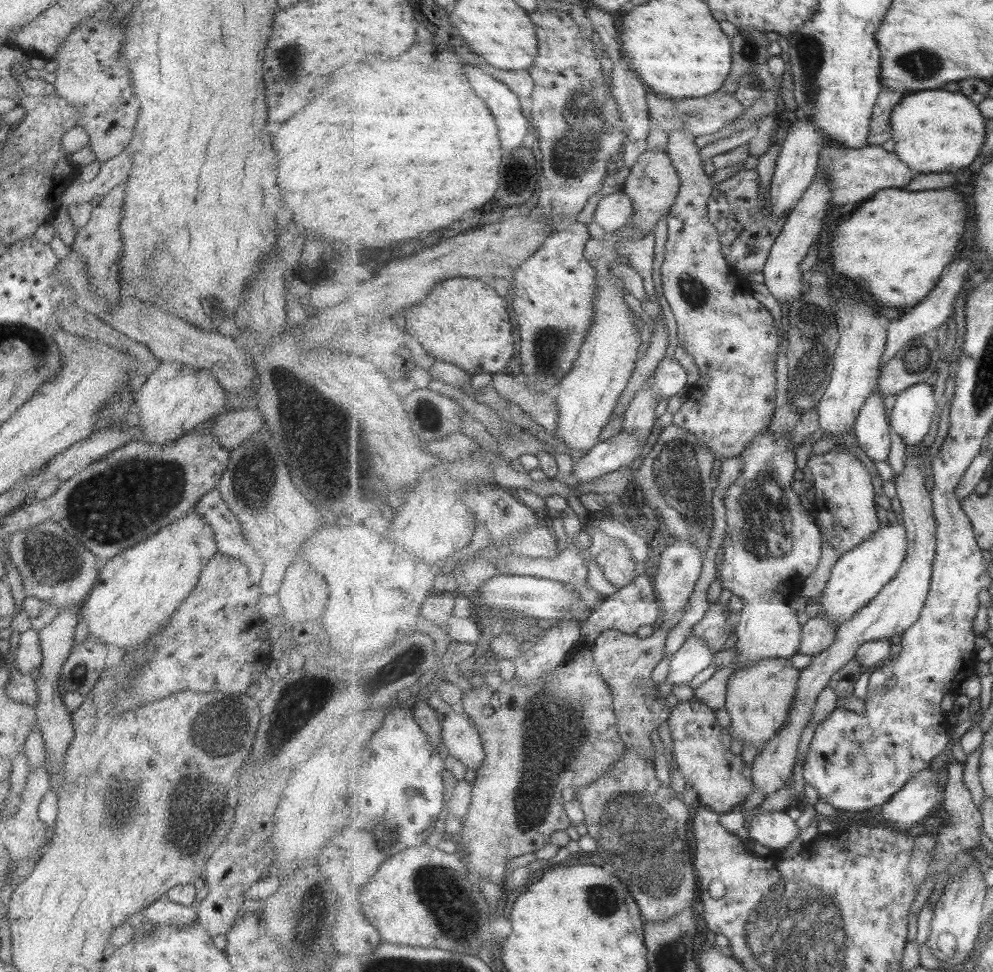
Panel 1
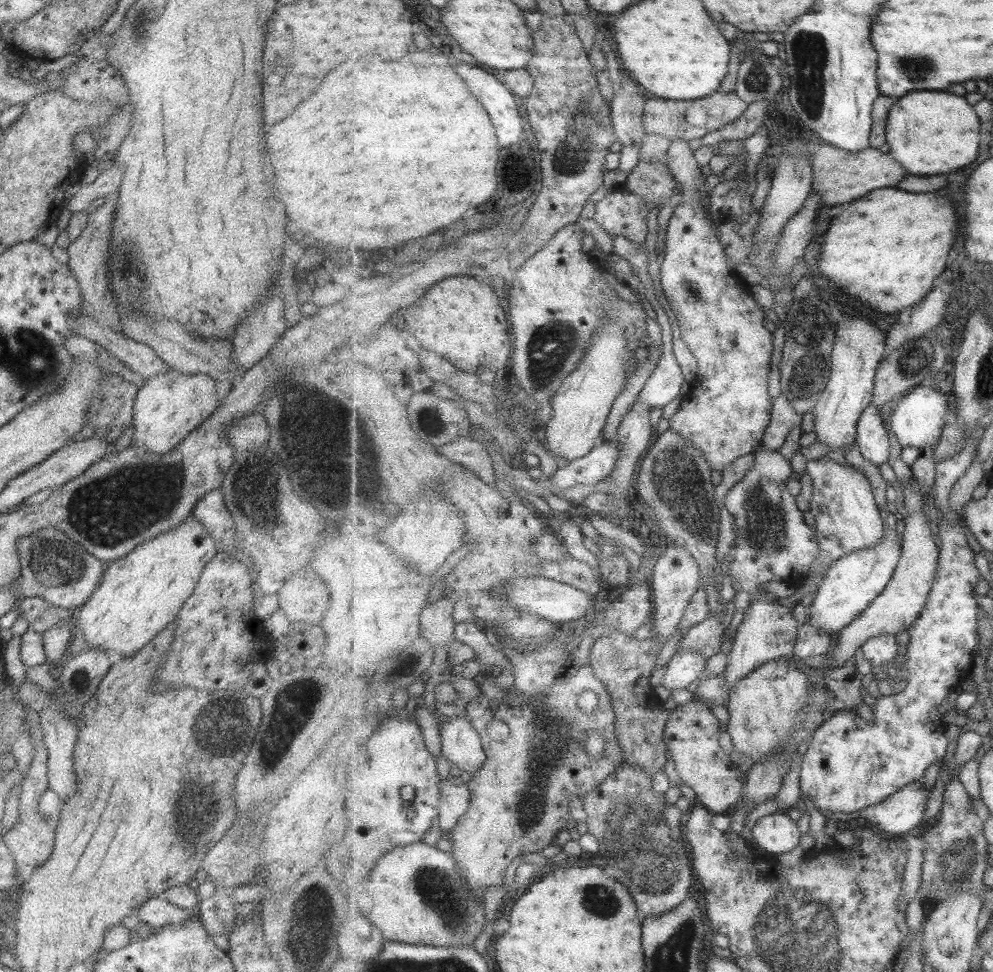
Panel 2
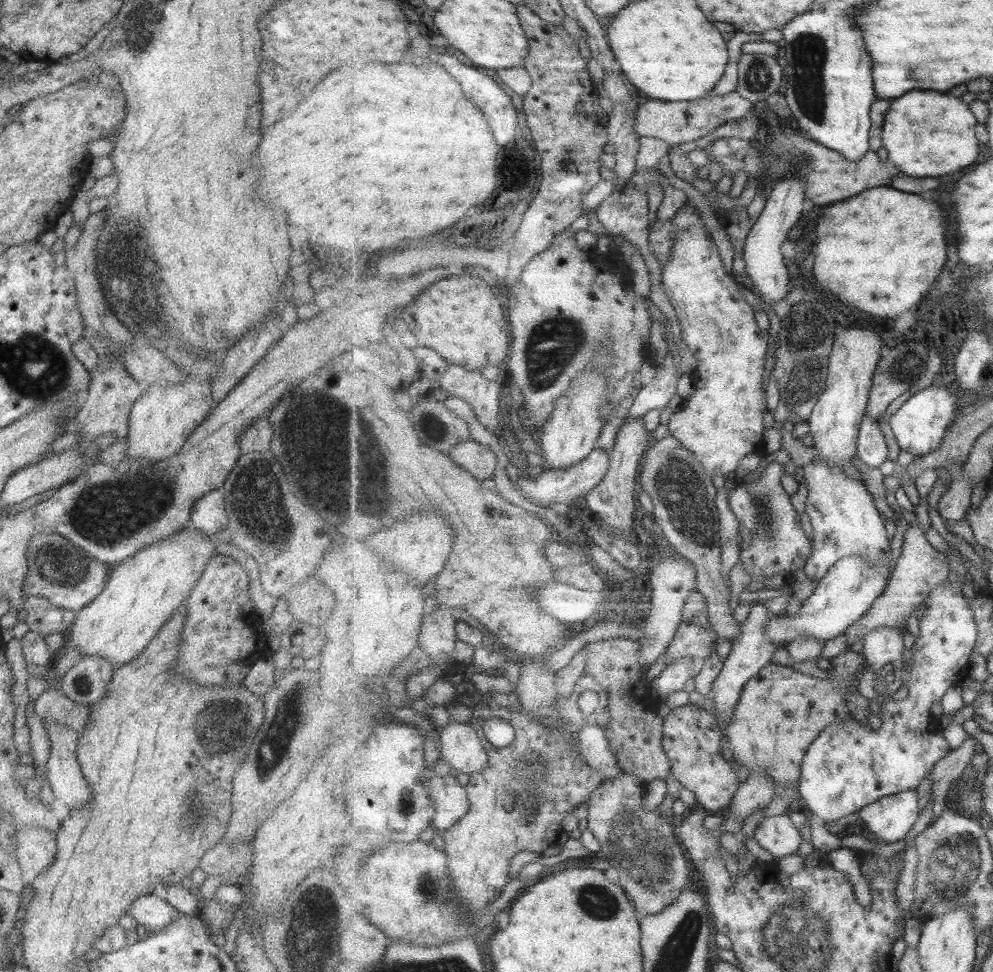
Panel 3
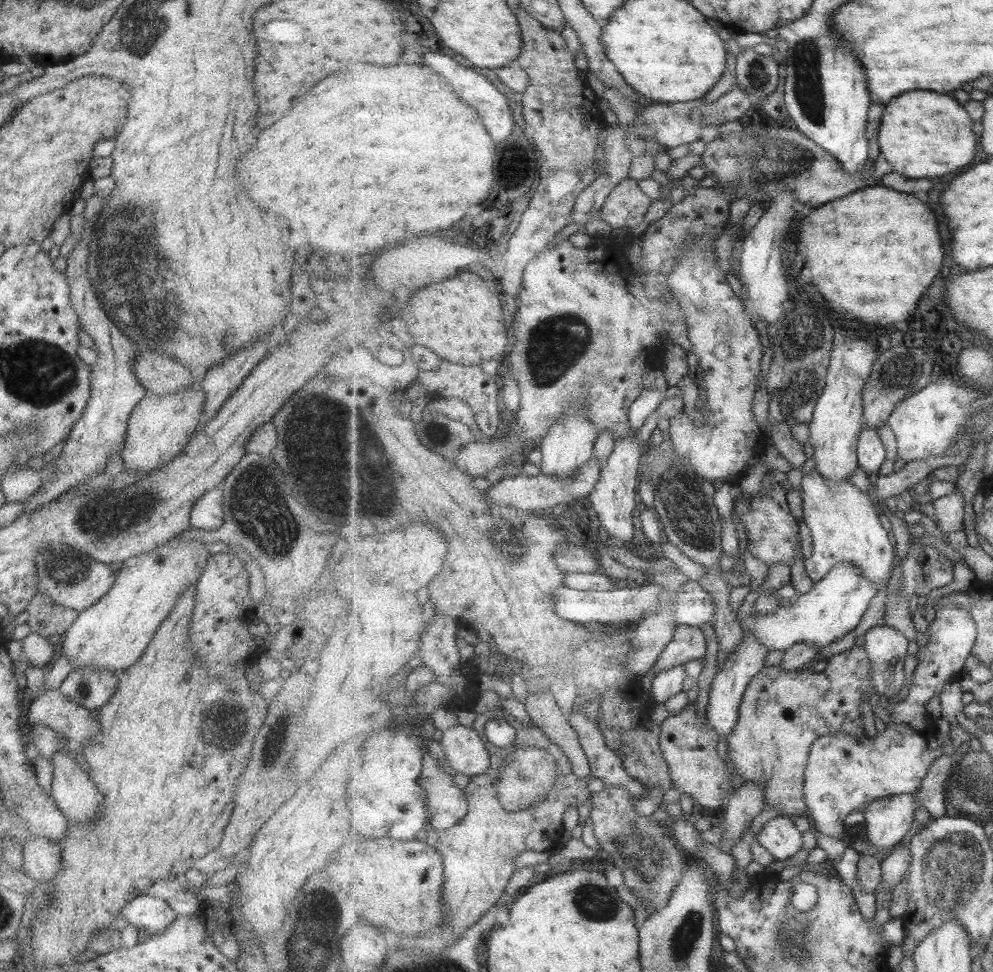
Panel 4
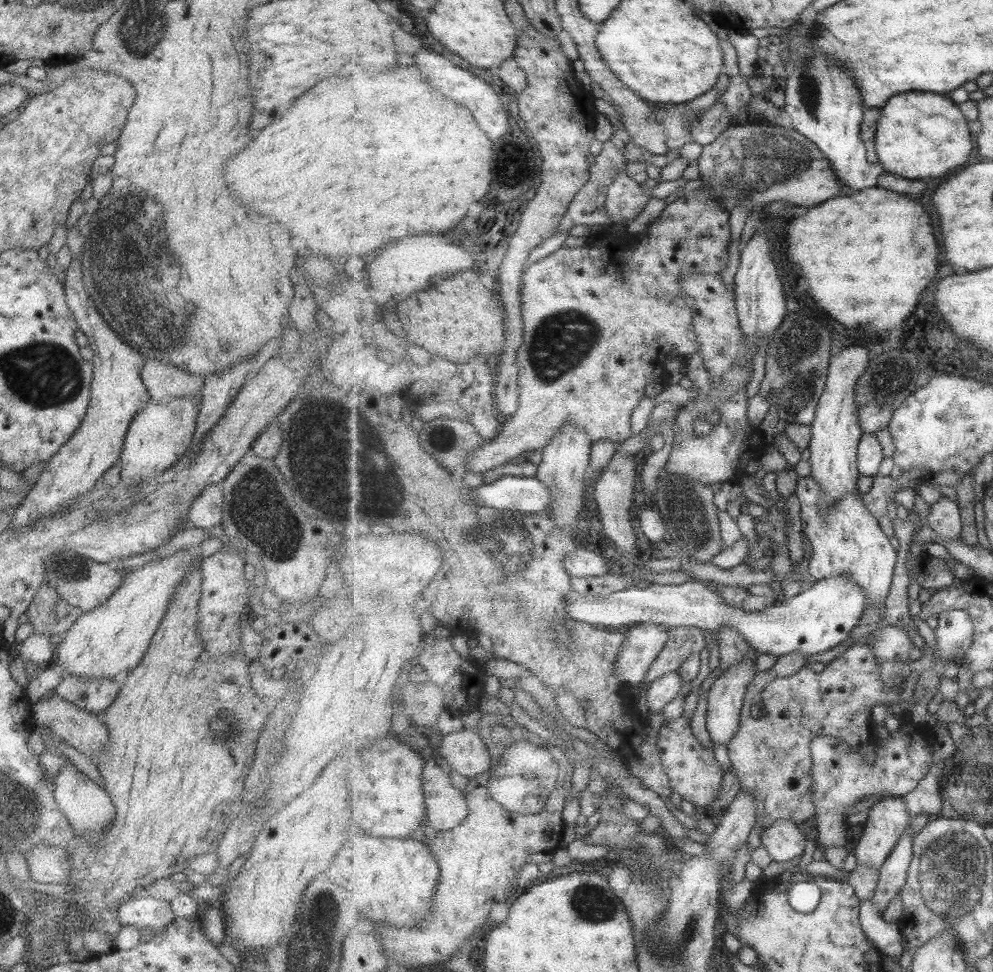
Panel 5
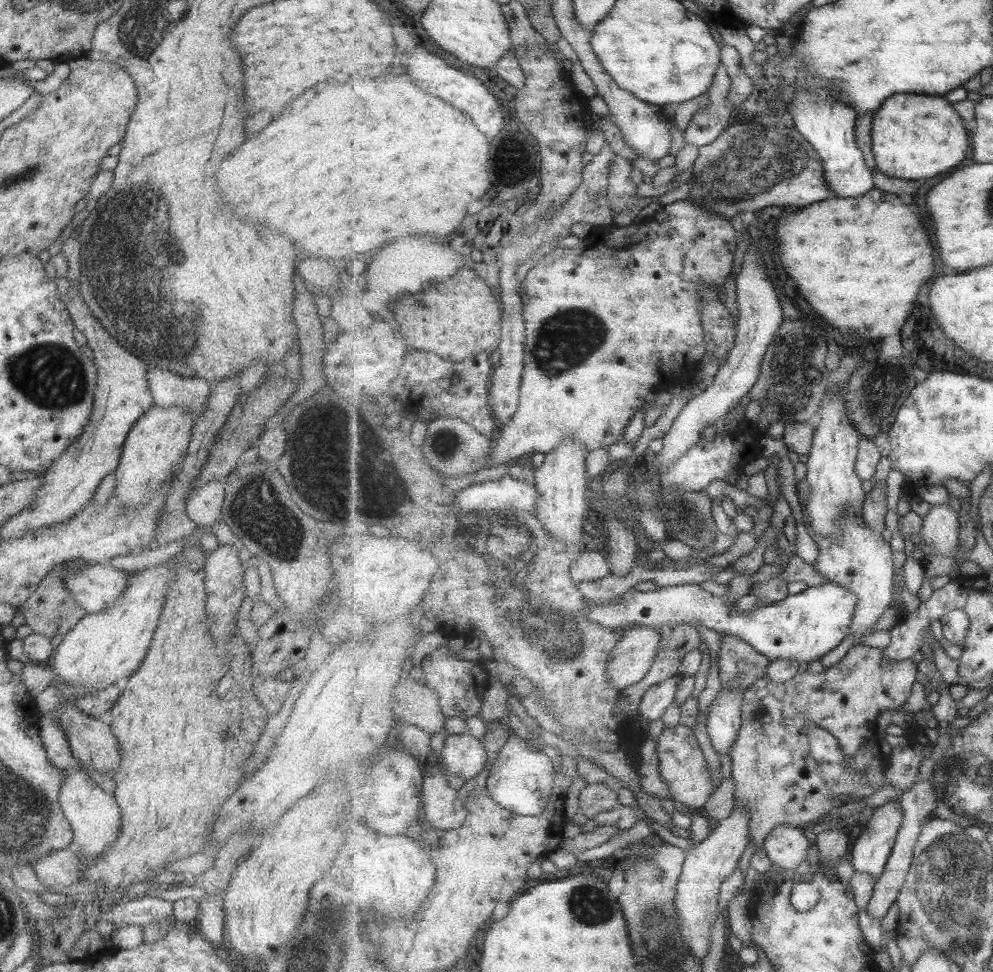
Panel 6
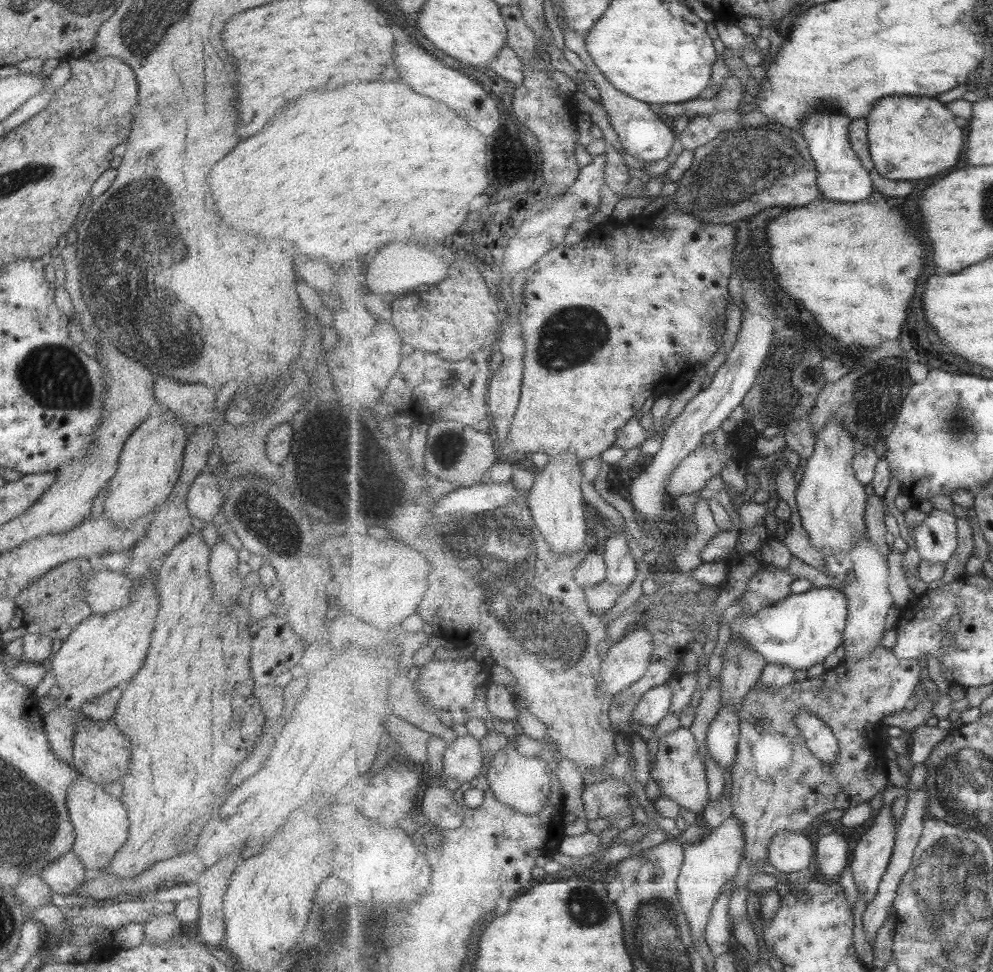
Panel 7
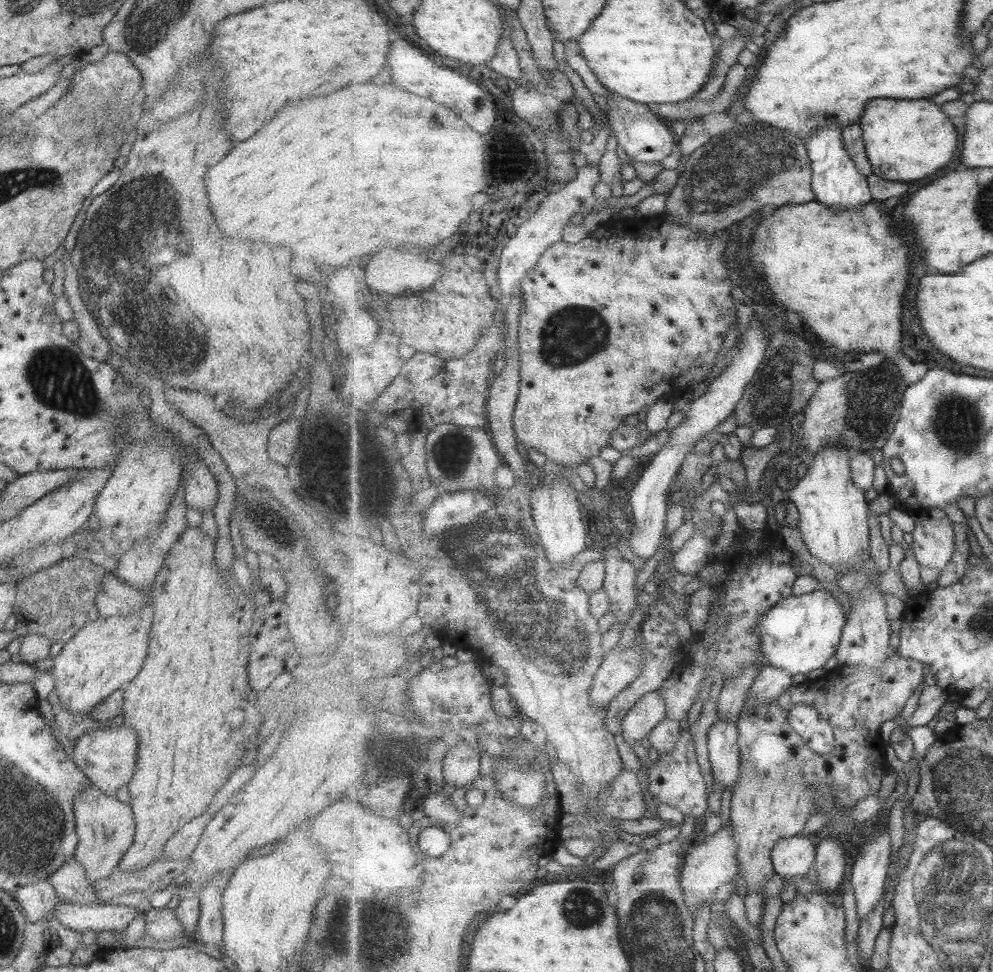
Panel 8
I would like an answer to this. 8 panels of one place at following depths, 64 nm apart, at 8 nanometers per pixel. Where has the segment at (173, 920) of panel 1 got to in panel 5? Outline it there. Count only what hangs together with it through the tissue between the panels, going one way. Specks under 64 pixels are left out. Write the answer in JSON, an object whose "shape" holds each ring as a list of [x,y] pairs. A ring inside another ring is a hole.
{"shape":[[[148,895],[126,898],[116,911],[121,926],[131,925],[142,932],[160,933],[175,917],[169,902]]]}

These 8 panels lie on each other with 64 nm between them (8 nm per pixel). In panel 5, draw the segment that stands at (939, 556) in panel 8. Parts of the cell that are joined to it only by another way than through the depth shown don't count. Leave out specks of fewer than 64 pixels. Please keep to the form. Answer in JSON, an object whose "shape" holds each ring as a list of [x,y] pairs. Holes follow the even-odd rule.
{"shape":[[[942,497],[930,508],[930,515],[927,517],[929,528],[947,540],[959,539],[963,530],[961,510],[958,502]]]}

